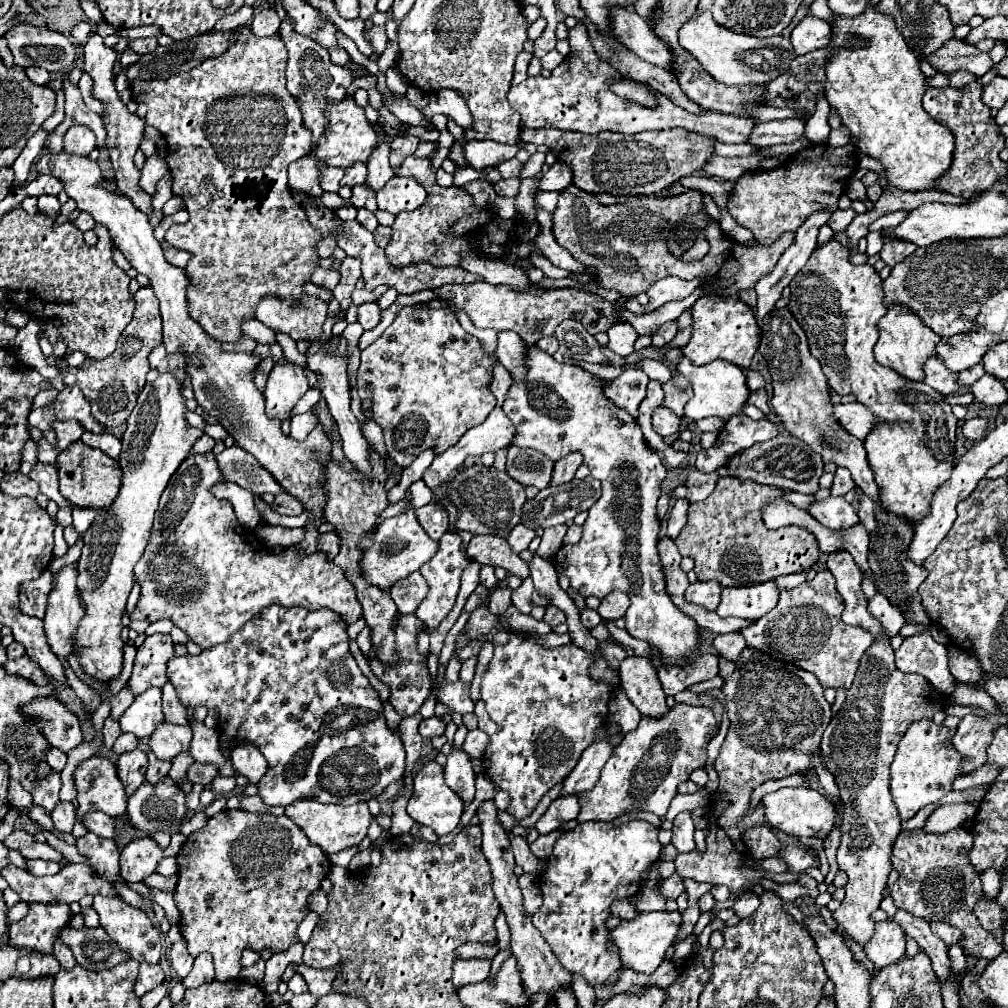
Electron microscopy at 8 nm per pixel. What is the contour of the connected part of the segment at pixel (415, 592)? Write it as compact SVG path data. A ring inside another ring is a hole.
M414 571L412 575L396 583L396 587L392 587L390 597L394 599L398 611L406 615L416 611L416 607L420 605L420 599L424 599L426 593L428 593L428 585L424 583L424 577L418 571Z

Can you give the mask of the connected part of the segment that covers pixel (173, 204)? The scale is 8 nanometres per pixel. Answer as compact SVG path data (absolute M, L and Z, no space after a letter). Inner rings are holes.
M173 195L163 206L162 211L165 216L172 216L184 207L181 197Z

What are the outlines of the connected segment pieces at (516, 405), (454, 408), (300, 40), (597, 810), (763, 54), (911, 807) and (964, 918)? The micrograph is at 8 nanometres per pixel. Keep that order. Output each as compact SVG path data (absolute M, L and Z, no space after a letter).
M536 345L528 347L524 367L526 377L512 381L502 405L518 431L512 443L536 449L552 461L580 451L592 477L602 481L602 497L588 511L582 539L576 545L564 545L552 557L556 573L566 575L570 587L584 599L590 595L602 599L614 589L630 595L632 603L624 617L626 631L648 641L668 663L684 661L700 647L700 635L696 623L668 599L656 551L660 531L656 501L666 475L660 455L648 449L640 425L600 395L600 379L592 373L570 363L558 363Z
M422 303L408 305L396 313L392 325L362 351L358 369L358 395L370 401L374 421L384 431L388 455L400 467L408 467L424 449L434 449L436 455L444 453L468 429L480 425L496 407L490 383L492 359L482 351L480 341L464 333L450 309L430 309Z
M286 19L280 25L280 37L288 49L288 71L286 71L288 91L292 91L292 95L300 103L304 127L312 131L312 147L316 147L316 143L328 123L326 121L326 105L330 101L344 99L344 93L354 79L352 79L352 75L348 75L348 69L330 63L330 55L324 47L320 47L316 41L304 37L304 35L296 35L296 31L292 31L292 19Z
M678 703L664 719L642 719L638 729L624 735L624 741L612 751L606 761L598 783L588 795L580 795L578 823L586 821L612 821L622 815L652 811L664 817L676 787L690 779L690 773L706 763L708 733L718 731L714 713L706 707L692 707Z
M696 11L690 21L680 27L680 47L692 53L702 67L724 85L766 85L780 71L788 69L788 63L794 59L790 39L778 35L776 39L756 39L748 35L738 35L720 27L712 21L708 11Z
M920 719L912 723L900 739L892 763L890 793L902 821L912 819L922 807L936 803L942 795L952 791L952 783L958 777L956 767L960 767L960 755L956 755L956 749L946 747L952 732L956 729L937 725L932 719Z
M964 827L948 833L926 833L924 829L900 831L892 849L892 867L900 873L898 881L890 887L890 895L898 909L922 917L926 921L944 921L962 931L960 947L968 955L980 959L994 959L1002 953L1002 945L992 933L984 931L972 915L976 899L982 895L982 883L978 875L972 875L968 867L968 849L972 847L972 833Z

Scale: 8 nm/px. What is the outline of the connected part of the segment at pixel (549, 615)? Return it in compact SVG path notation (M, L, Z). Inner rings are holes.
M548 605L548 607L546 607L546 613L544 613L544 621L546 621L550 627L554 627L554 625L560 625L560 623L566 623L566 615L564 615L564 611L556 609L554 605Z

